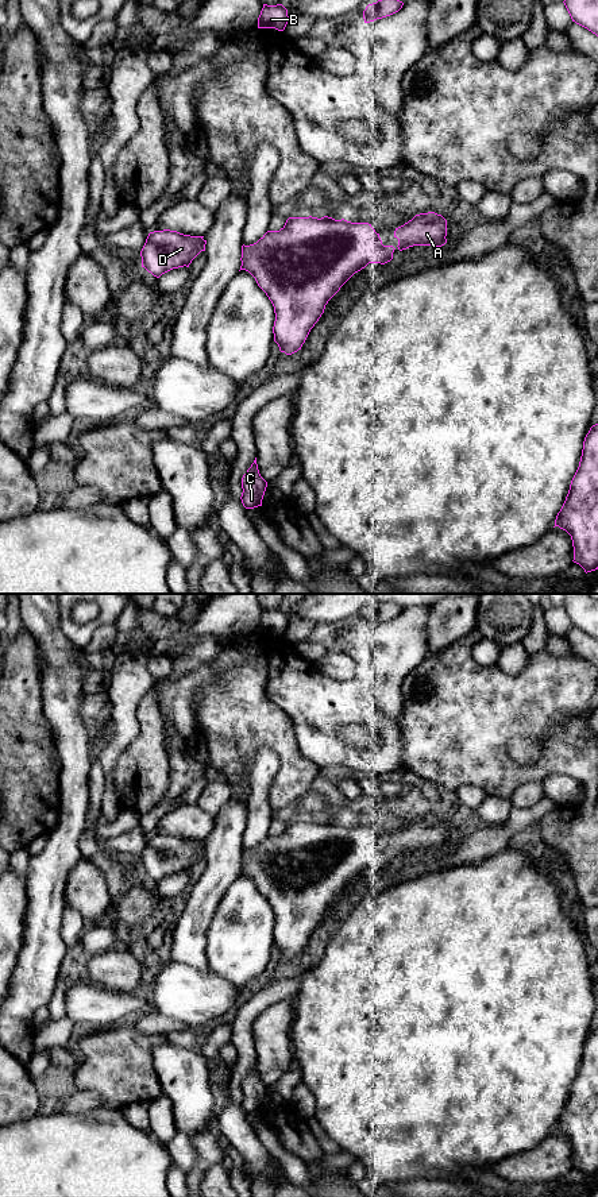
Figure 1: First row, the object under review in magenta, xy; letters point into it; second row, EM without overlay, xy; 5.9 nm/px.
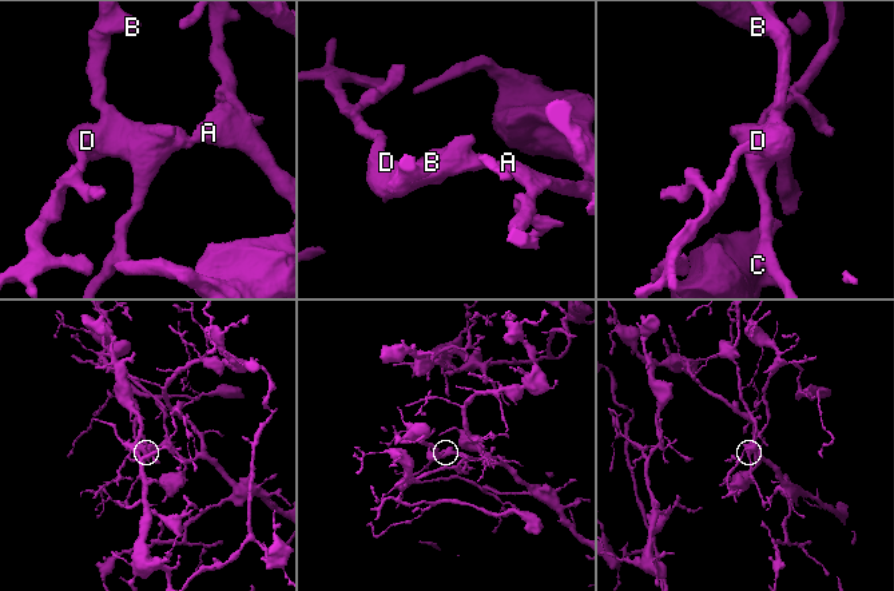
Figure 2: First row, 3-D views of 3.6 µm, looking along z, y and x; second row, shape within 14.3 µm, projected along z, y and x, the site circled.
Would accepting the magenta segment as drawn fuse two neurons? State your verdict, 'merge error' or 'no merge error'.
no merge error

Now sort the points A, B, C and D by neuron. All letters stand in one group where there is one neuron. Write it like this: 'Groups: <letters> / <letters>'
Groups: A B C D

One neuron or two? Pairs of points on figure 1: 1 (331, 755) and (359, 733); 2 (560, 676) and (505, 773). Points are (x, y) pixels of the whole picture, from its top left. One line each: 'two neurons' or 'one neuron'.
1: two neurons
2: one neuron

